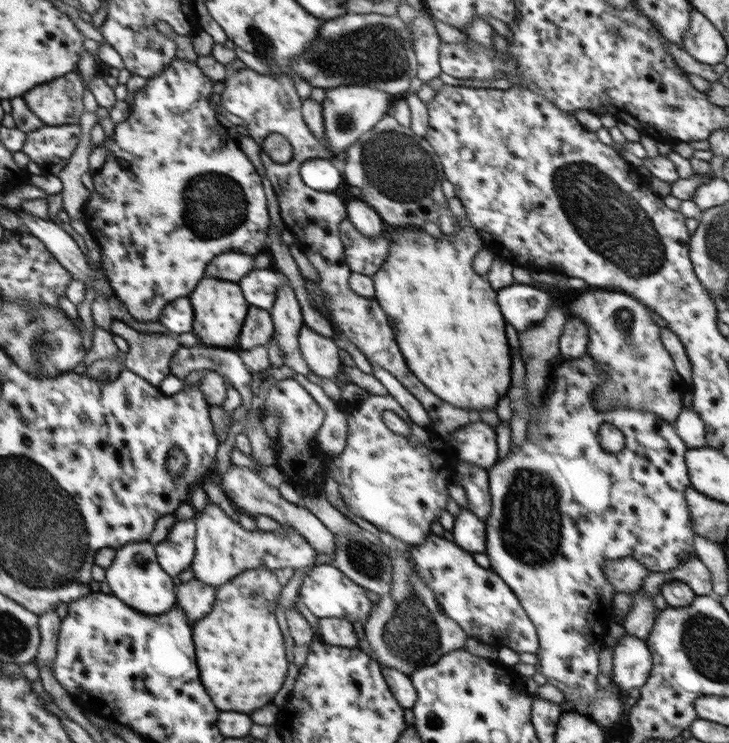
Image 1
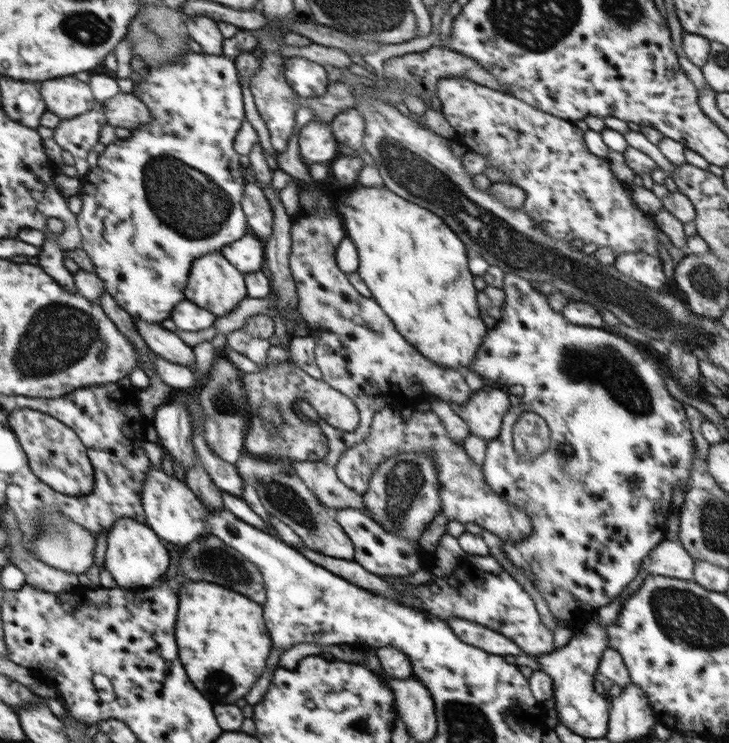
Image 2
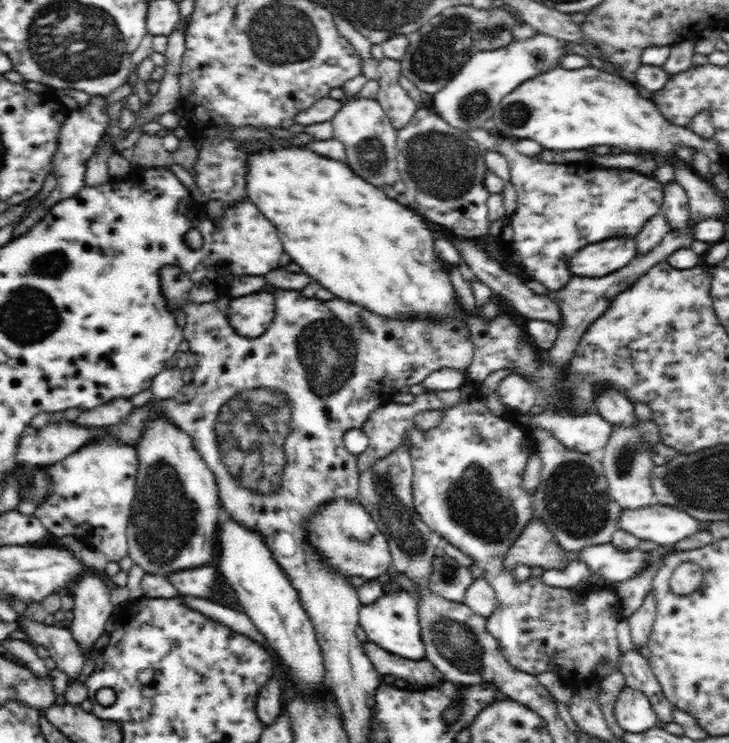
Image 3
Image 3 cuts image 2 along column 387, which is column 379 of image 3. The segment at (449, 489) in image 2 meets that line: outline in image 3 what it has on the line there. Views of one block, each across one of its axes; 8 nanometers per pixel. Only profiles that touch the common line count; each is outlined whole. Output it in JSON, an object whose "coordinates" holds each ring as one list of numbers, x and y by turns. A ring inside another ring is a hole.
{"coordinates":[[465,390,461,401,454,406,444,408,434,393,424,392,416,395,410,404,388,403,388,406,380,407,370,413,363,422,361,431,368,436,368,446,357,456,357,467,359,472,368,470,368,466,374,464,374,458,384,458,395,452,402,444,408,441,410,458,412,459,412,494,413,505,418,512,421,522,428,528,440,535,441,539,453,544,468,558,472,558,473,564,480,569,486,570,484,579,492,584,492,589,498,597,498,608,488,620,486,630,496,638,500,653,516,670,529,675,537,675,541,672,554,672,570,685,584,684,594,679,596,667,604,659,609,659,609,665,614,669,620,669,624,675,625,684,632,689,644,693,657,719,663,723,674,722,673,709,670,701,664,696,664,691,640,653,629,651,621,656,619,654,619,643,617,640,616,627,624,618,622,615,621,602,617,598,616,589,604,585,587,585,584,589,580,602,572,597,571,589,554,588,542,583,540,577,530,577,524,583,518,583,514,578,513,570,503,566,503,558,508,549,515,543,516,538,528,526,528,522,534,518,533,495,523,487,523,476,525,466,532,452,535,452,534,438,520,427,516,427,509,419,496,417,485,401,479,395],[433,410,442,411,440,425,436,425,427,431,420,431,414,423,416,414]]}

